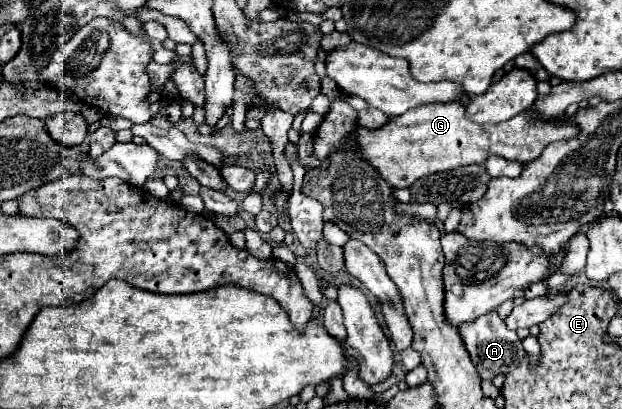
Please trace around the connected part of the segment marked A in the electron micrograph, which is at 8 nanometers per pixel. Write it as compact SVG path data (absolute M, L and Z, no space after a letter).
M490 311L488 315L480 315L480 319L474 319L472 323L462 323L458 331L482 379L492 379L498 373L512 371L514 367L518 367L520 359L524 357L520 337L516 335L516 331L508 331L508 327L504 327L504 319L496 311Z

